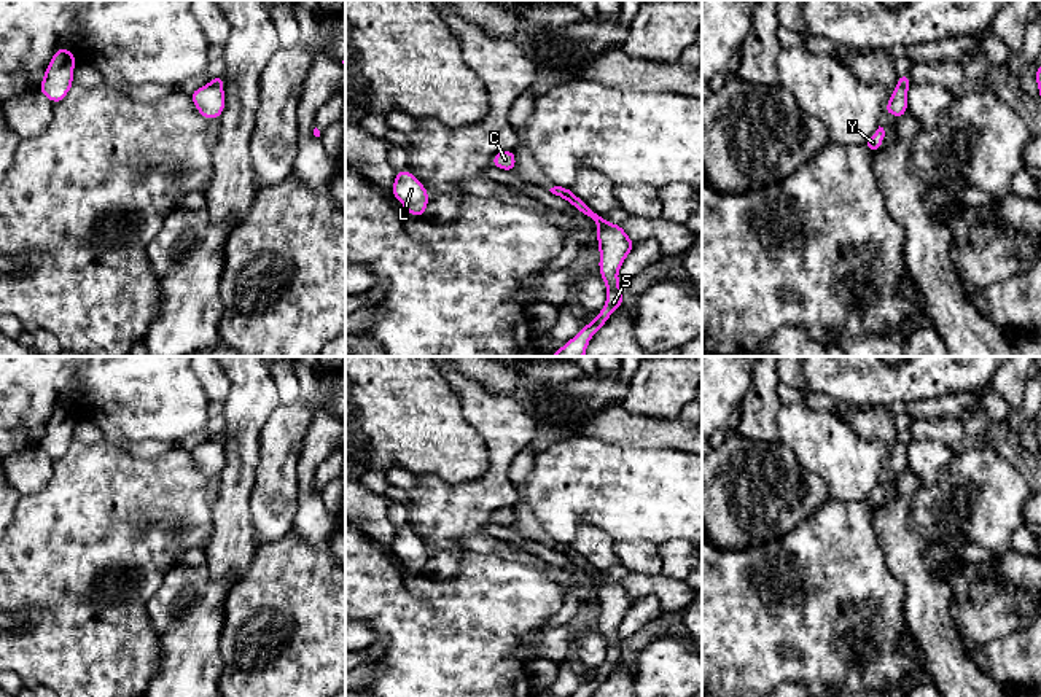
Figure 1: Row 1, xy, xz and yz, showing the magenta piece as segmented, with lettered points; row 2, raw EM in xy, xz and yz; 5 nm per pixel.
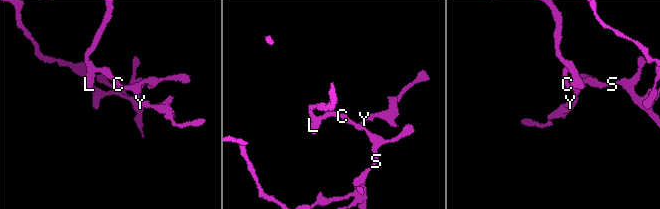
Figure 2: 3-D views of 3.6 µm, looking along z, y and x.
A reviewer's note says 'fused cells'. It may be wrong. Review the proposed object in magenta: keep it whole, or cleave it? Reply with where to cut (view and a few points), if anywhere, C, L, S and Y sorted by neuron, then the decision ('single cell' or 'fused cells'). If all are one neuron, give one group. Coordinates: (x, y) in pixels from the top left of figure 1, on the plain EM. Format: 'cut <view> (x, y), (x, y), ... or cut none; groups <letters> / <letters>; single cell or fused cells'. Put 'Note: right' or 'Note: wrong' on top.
Note: right
cut yz (898, 440), (906, 446); groups C L Y / S; fused cells

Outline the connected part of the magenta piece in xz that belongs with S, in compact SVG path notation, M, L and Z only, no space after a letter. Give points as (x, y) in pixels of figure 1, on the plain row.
M575 554L573 563L597 579L597 598L600 606L600 633L606 640L606 660L597 670L597 675L584 681L581 687L570 697L589 697L610 675L610 672L622 662L621 640L618 629L626 613L637 598L630 597L621 581L611 581L594 568L583 555Z

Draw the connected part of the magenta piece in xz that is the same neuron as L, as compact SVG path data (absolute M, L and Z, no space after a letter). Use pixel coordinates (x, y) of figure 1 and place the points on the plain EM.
M407 525L396 528L392 549L403 560L407 570L423 573L430 559L428 549Z

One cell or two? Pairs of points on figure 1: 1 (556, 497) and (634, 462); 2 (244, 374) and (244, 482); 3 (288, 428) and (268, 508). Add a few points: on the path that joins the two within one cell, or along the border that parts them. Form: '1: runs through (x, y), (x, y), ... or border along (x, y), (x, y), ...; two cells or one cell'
1: runs through (575, 486), (583, 481), (615, 481); one cell
2: runs through (244, 401), (244, 455); one cell
3: runs through (279, 447), (276, 489); one cell

